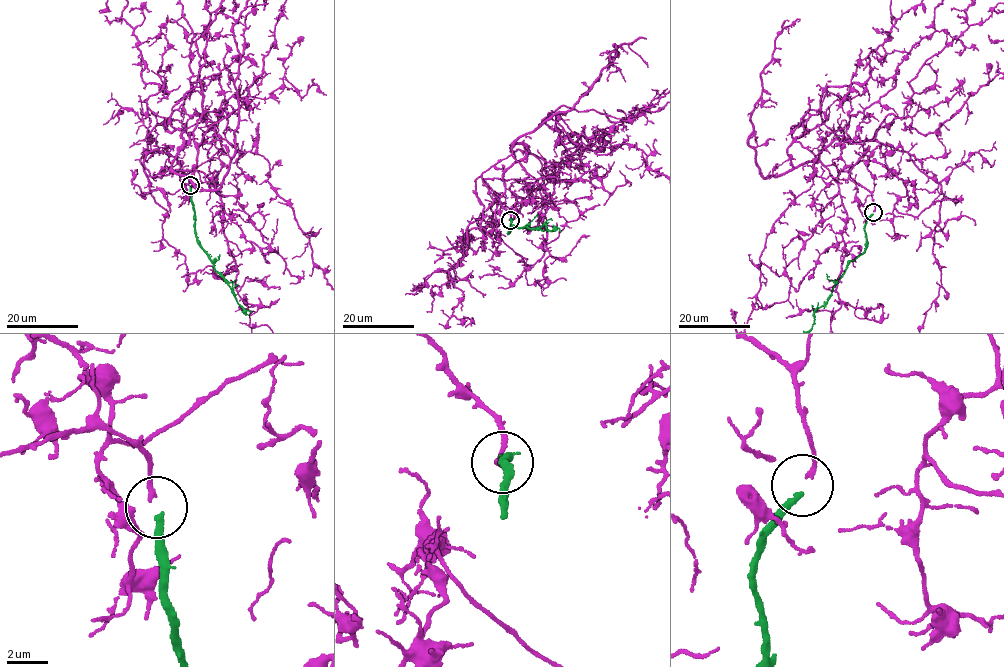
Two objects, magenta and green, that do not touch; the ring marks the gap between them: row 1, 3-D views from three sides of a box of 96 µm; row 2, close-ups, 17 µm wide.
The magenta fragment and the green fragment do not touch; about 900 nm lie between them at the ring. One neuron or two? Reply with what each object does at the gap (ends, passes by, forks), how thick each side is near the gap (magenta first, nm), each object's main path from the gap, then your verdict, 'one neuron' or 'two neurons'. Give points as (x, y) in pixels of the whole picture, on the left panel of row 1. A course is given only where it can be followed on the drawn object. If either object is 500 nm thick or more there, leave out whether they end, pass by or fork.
magenta ends | green ends | 240/320 nm | magenta via (189, 184), (149, 176), (220, 187), (238, 119), (233, 24) | green via (191, 186), (194, 230), (199, 244), (237, 301), (251, 311) | two neurons

